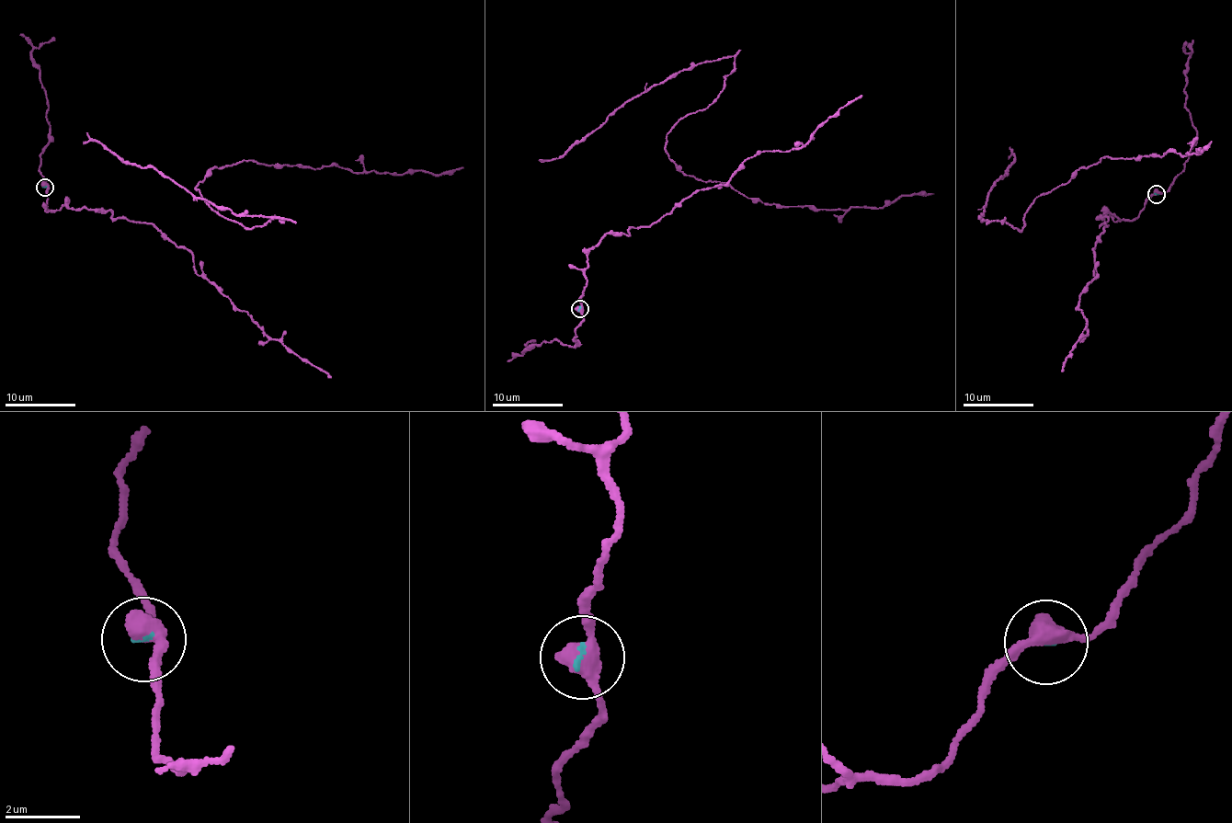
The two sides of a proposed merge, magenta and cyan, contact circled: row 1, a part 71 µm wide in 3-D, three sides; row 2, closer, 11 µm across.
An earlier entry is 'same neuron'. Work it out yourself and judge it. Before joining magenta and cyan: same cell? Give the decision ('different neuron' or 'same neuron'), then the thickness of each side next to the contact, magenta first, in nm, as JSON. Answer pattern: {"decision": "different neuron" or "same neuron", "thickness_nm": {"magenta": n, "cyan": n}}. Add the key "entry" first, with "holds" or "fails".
{"entry": "holds", "decision": "same neuron", "thickness_nm": {"magenta": 480, "cyan": 90}}

